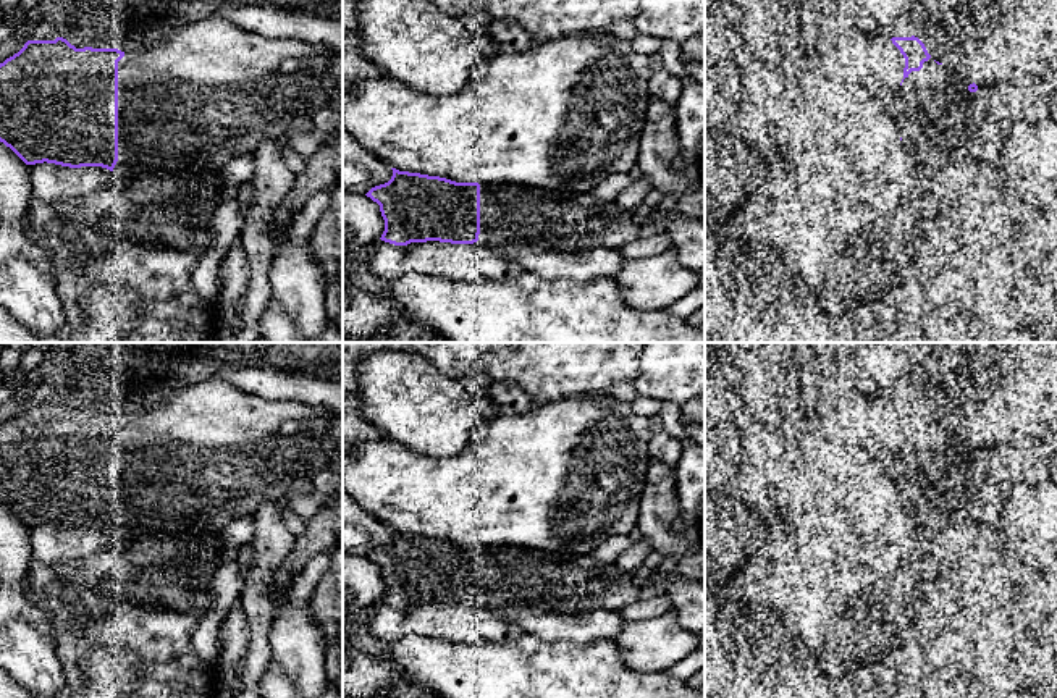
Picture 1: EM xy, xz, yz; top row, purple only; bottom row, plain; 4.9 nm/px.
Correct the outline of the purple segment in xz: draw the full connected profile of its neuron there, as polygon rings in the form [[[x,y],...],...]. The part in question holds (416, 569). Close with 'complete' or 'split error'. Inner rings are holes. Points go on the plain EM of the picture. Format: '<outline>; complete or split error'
[[[393,532],[388,545],[365,557],[380,567],[385,582],[381,603],[394,608],[440,603],[474,606],[483,596],[483,608],[535,612],[621,611],[638,599],[645,572],[634,577],[617,564],[604,564],[593,554],[558,554],[537,548],[504,545],[456,545],[440,538]]]; split error

